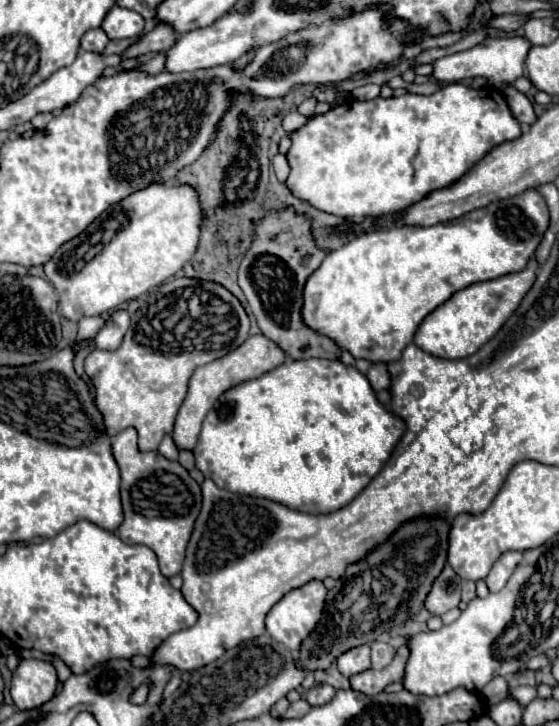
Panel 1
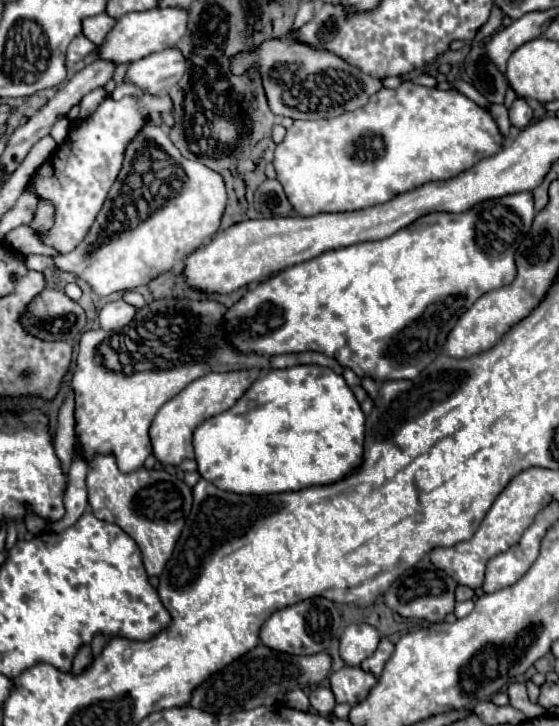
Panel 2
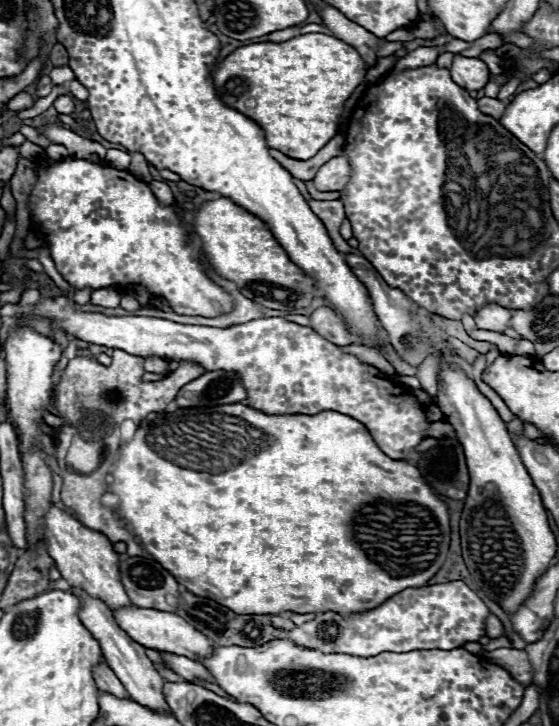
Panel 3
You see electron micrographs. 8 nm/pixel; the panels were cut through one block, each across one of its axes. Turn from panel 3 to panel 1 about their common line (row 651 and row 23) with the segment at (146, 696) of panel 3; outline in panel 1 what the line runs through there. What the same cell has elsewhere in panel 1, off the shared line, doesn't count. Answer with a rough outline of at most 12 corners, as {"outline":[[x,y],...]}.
{"outline":[[112,6],[102,22],[110,40],[140,36],[144,18]]}

